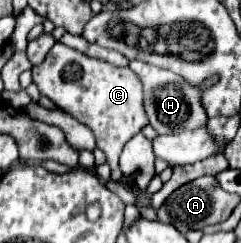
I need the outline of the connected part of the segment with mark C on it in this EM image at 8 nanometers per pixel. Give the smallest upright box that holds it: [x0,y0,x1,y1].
[32,42,148,180]

